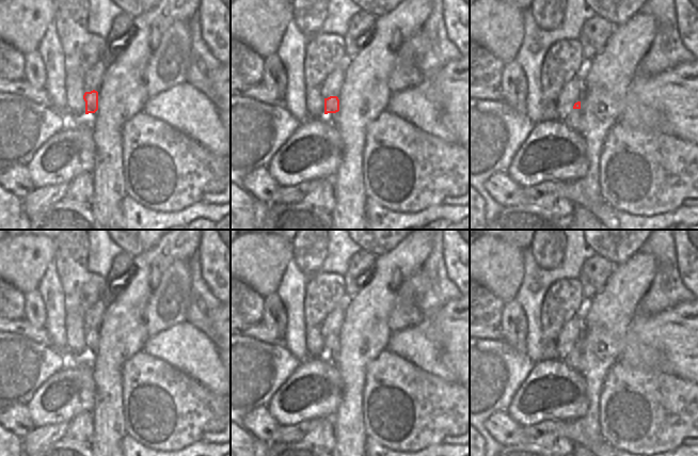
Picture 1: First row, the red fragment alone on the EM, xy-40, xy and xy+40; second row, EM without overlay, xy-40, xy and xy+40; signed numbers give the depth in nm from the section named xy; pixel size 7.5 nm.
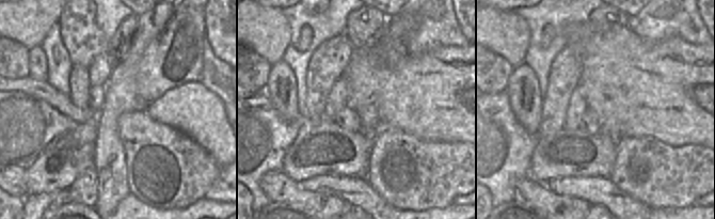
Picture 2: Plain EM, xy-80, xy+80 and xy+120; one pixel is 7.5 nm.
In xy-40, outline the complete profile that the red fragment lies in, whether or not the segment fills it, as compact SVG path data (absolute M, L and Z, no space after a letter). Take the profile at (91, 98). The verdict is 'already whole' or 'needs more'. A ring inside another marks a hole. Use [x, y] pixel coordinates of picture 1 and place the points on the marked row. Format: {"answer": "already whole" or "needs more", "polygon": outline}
{"answer": "needs more", "polygon": "M93 90L91 92L85 92L83 95L85 101L85 116L83 123L90 125L90 121L94 116L94 113L98 110L98 92Z"}

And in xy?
{"answer": "needs more", "polygon": "M337 96L324 98L324 116L323 122L334 124L339 114L339 99Z"}

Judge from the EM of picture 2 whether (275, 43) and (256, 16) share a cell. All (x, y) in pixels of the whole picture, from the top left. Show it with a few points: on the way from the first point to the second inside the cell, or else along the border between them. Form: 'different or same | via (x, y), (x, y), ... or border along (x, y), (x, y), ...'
same | via (269, 36), (256, 22)

